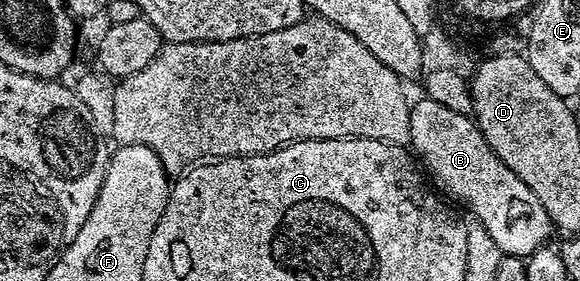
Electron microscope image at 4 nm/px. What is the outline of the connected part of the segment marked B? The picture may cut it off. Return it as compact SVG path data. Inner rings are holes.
M419 100L419 104L415 103L410 109L410 144L425 171L436 184L438 179L437 187L443 193L451 192L460 203L470 207L474 215L471 217L492 234L492 242L500 246L503 254L530 257L550 240L552 233L550 215L540 206L540 198L500 162L470 116L456 114L456 110L440 106L440 102Z

